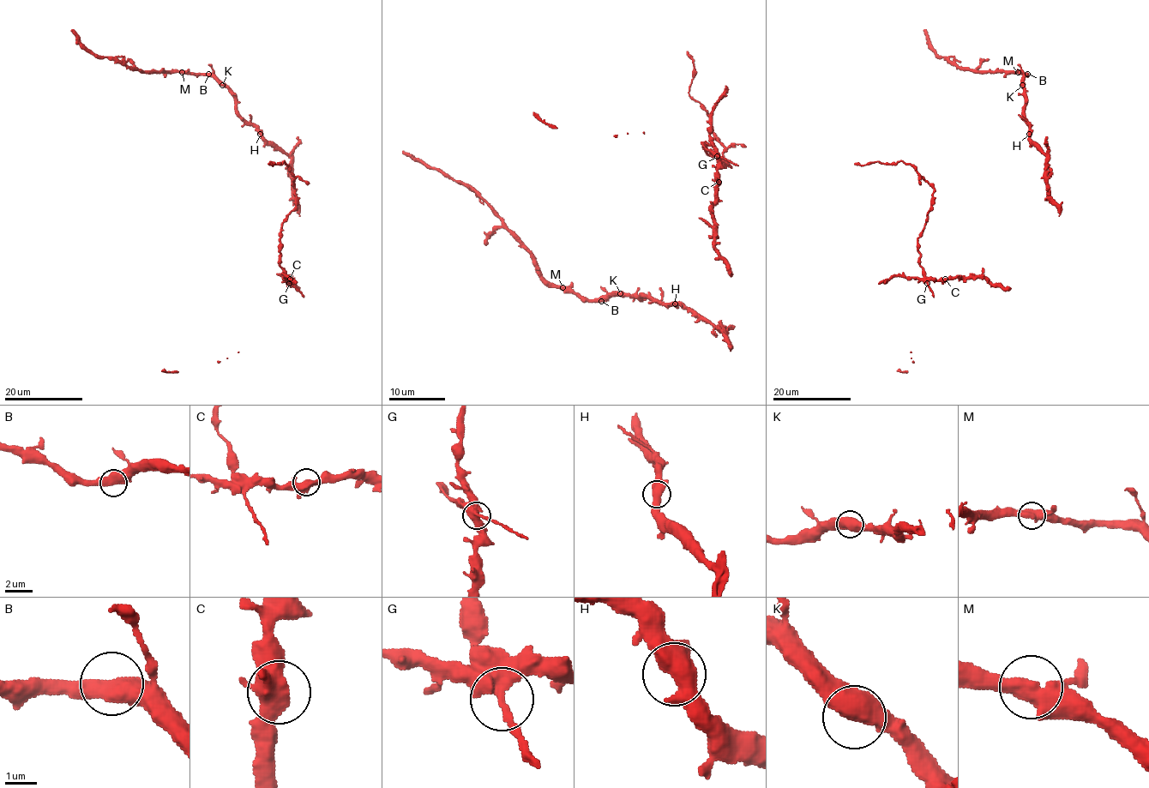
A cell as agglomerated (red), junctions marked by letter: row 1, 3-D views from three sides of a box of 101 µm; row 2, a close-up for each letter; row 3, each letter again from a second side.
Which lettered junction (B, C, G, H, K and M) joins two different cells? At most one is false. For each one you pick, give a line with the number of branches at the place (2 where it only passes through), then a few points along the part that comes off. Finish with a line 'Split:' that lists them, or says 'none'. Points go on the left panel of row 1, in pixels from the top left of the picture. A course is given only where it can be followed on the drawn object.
Split: none

